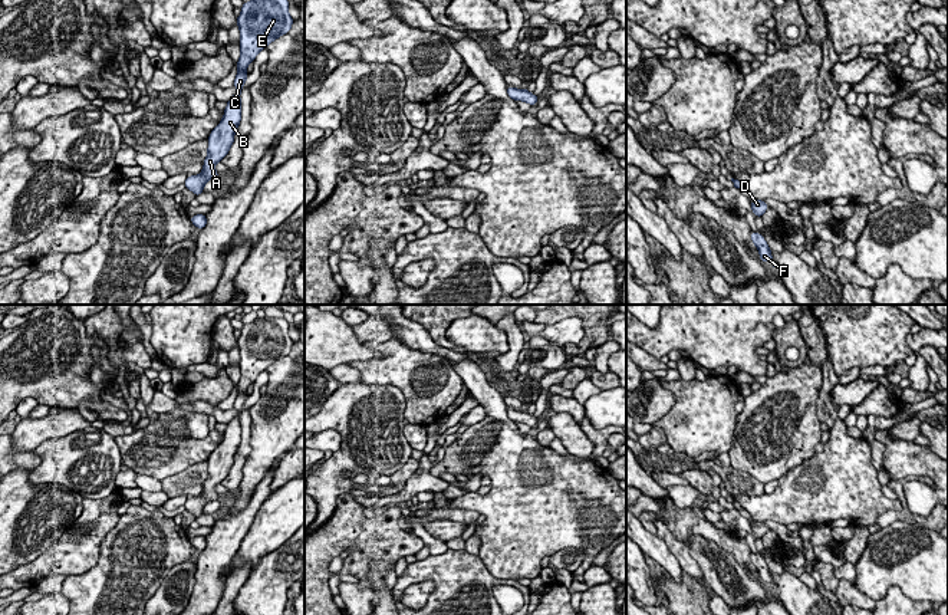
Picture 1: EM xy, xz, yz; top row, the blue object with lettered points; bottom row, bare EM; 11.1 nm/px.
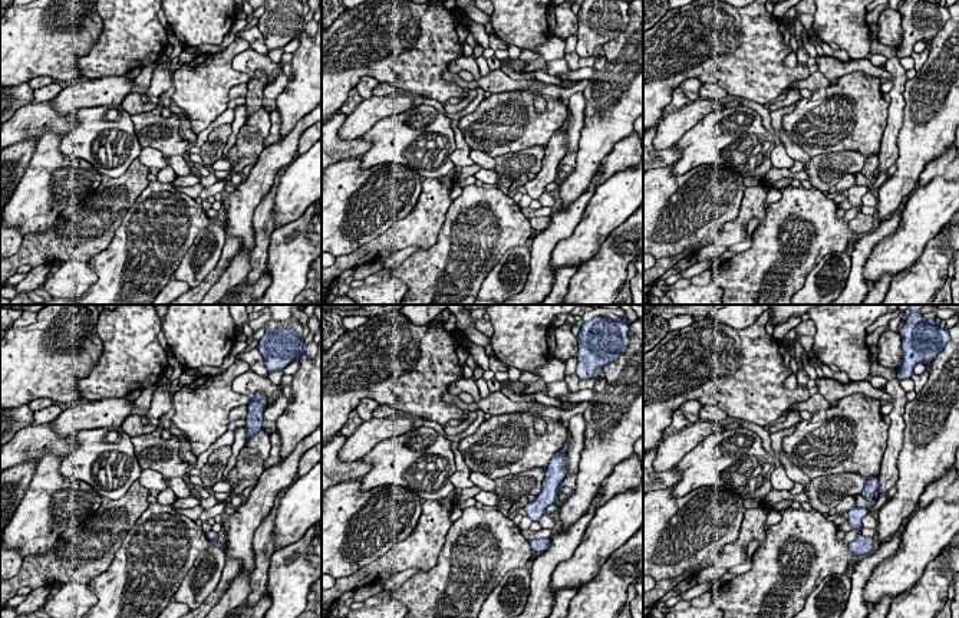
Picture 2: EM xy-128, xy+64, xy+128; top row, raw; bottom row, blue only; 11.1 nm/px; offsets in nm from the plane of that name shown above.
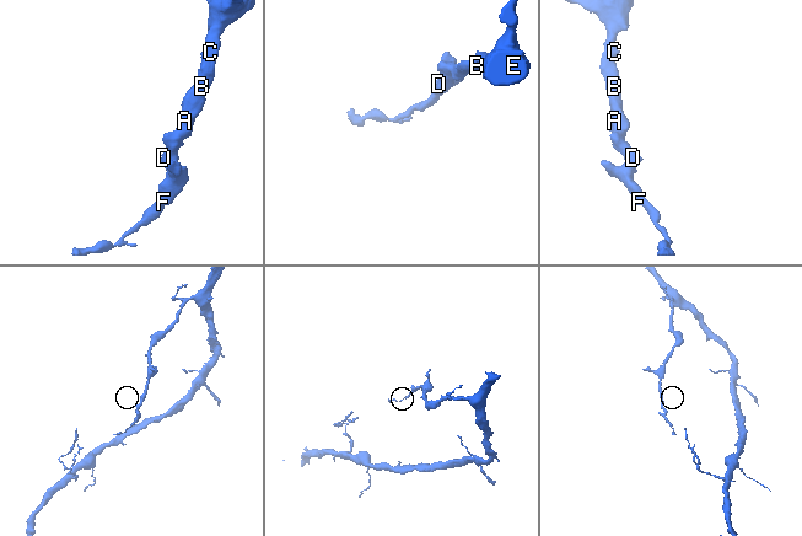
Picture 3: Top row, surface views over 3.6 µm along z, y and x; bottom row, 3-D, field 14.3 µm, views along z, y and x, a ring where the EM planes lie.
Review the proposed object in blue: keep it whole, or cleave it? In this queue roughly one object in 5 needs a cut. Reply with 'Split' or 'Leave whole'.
Leave whole

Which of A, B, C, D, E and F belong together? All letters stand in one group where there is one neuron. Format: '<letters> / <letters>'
A B C D E F

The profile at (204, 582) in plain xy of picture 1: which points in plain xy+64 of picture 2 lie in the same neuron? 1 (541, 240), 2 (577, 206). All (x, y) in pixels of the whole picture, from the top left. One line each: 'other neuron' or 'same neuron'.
1: same neuron
2: same neuron

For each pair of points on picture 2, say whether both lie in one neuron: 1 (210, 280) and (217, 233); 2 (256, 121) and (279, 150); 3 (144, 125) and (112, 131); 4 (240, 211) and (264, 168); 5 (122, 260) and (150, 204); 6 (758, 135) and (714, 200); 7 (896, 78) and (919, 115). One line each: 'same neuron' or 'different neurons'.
1: different neurons
2: different neurons
3: different neurons
4: same neuron
5: same neuron
6: different neurons
7: different neurons

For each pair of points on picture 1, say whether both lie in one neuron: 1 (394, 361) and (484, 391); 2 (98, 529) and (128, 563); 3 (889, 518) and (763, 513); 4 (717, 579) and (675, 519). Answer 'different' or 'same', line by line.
1: different
2: different
3: different
4: different

